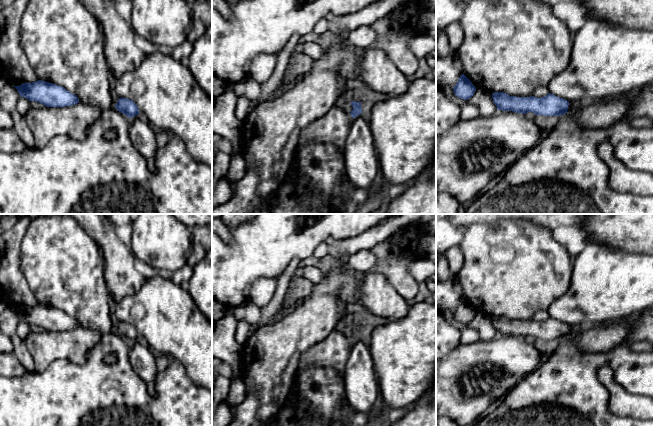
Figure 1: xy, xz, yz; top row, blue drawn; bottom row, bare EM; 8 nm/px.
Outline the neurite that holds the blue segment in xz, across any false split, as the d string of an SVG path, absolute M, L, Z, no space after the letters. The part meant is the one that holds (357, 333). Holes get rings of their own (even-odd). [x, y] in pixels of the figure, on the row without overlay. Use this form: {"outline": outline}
{"outline": "M351 326L352 346L344 370L348 405L355 412L369 413L375 407L378 382L368 344L362 338L361 326Z"}

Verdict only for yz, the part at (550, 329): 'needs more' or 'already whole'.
needs more

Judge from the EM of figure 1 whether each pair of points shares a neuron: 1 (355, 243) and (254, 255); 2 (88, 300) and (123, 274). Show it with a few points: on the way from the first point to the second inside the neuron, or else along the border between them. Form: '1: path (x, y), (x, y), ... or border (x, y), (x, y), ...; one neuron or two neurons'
1: border (358, 235), (335, 241); two neurons
2: border (102, 263), (105, 284), (110, 297); two neurons

